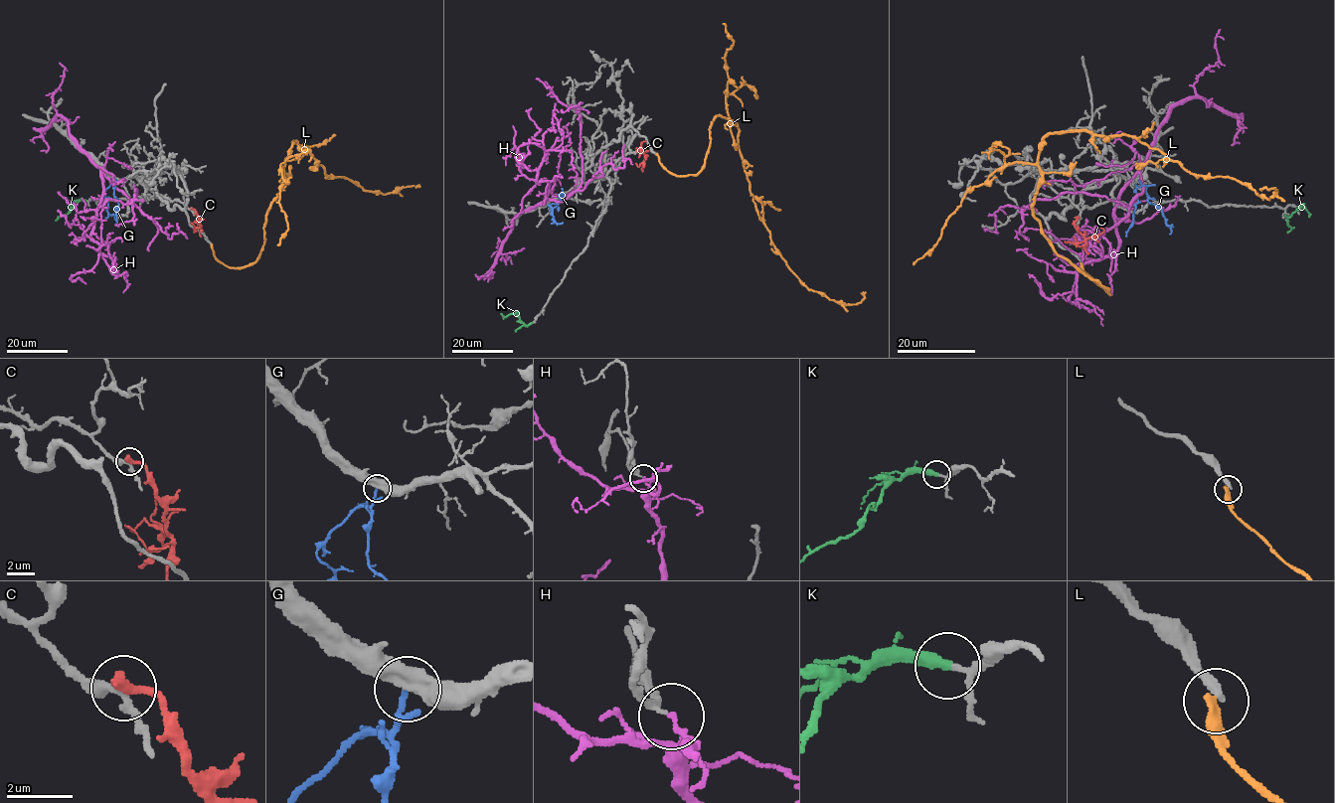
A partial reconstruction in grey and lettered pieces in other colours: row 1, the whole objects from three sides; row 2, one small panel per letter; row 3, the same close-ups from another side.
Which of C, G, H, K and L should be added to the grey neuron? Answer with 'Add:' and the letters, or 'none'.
Add: G, K

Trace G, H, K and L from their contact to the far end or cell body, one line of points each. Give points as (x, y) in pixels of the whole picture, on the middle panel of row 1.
G: (561, 198), (558, 204), (548, 205), (552, 209), (552, 219), (557, 223), (563, 223)
H: (577, 105), (582, 185), (551, 201), (548, 182), (536, 181), (545, 150), (524, 143), (516, 159), (531, 171)
K: (532, 322), (526, 325), (516, 313), (504, 316), (500, 313)
L: (656, 154), (696, 175), (712, 121), (734, 121), (788, 268), (830, 299), (861, 293)

